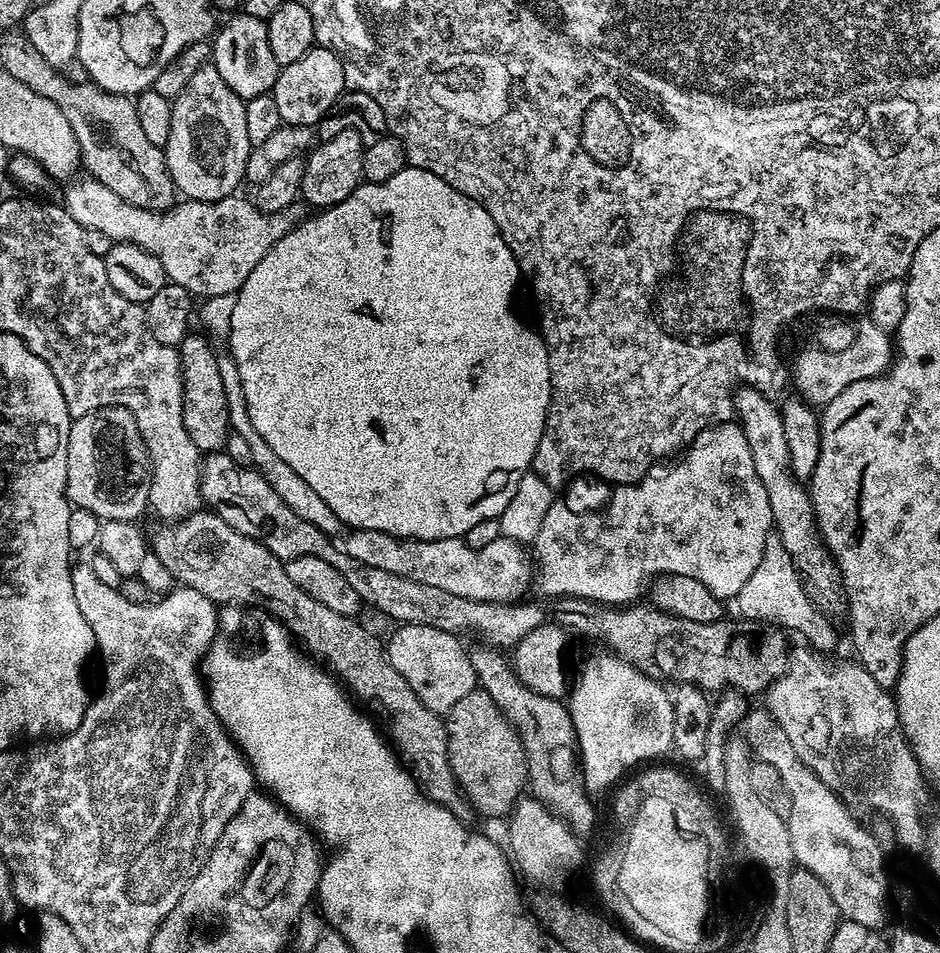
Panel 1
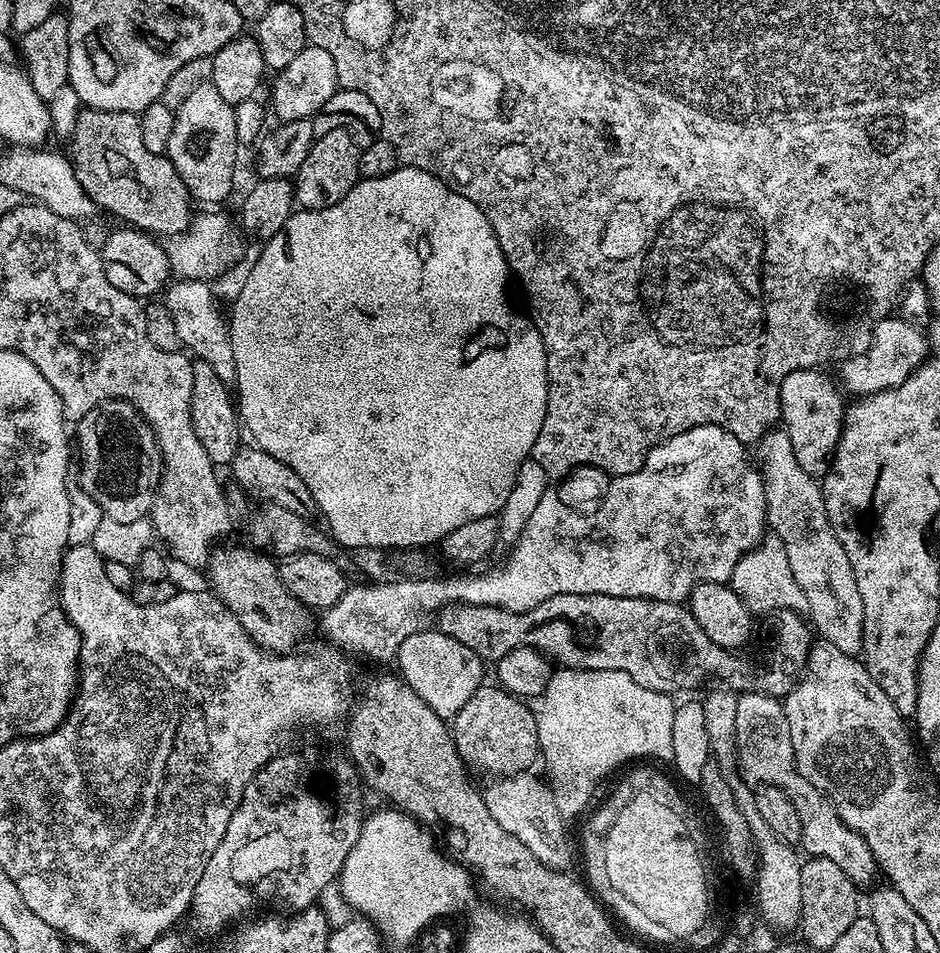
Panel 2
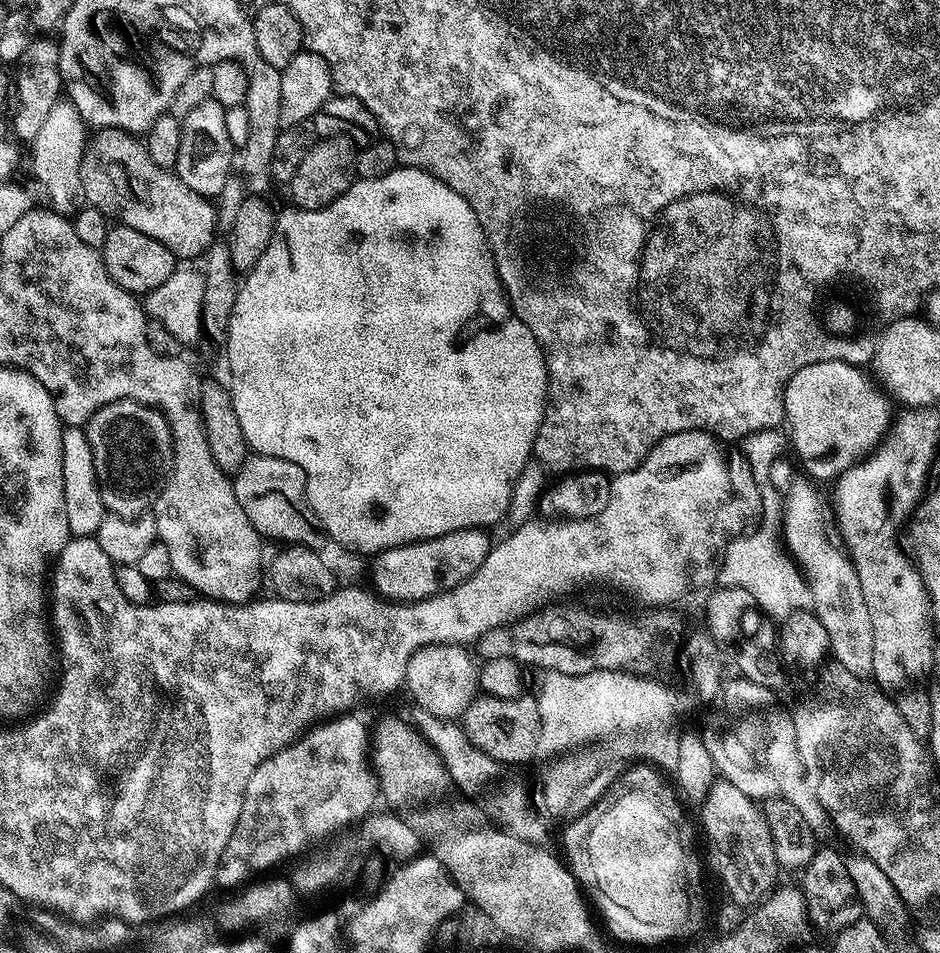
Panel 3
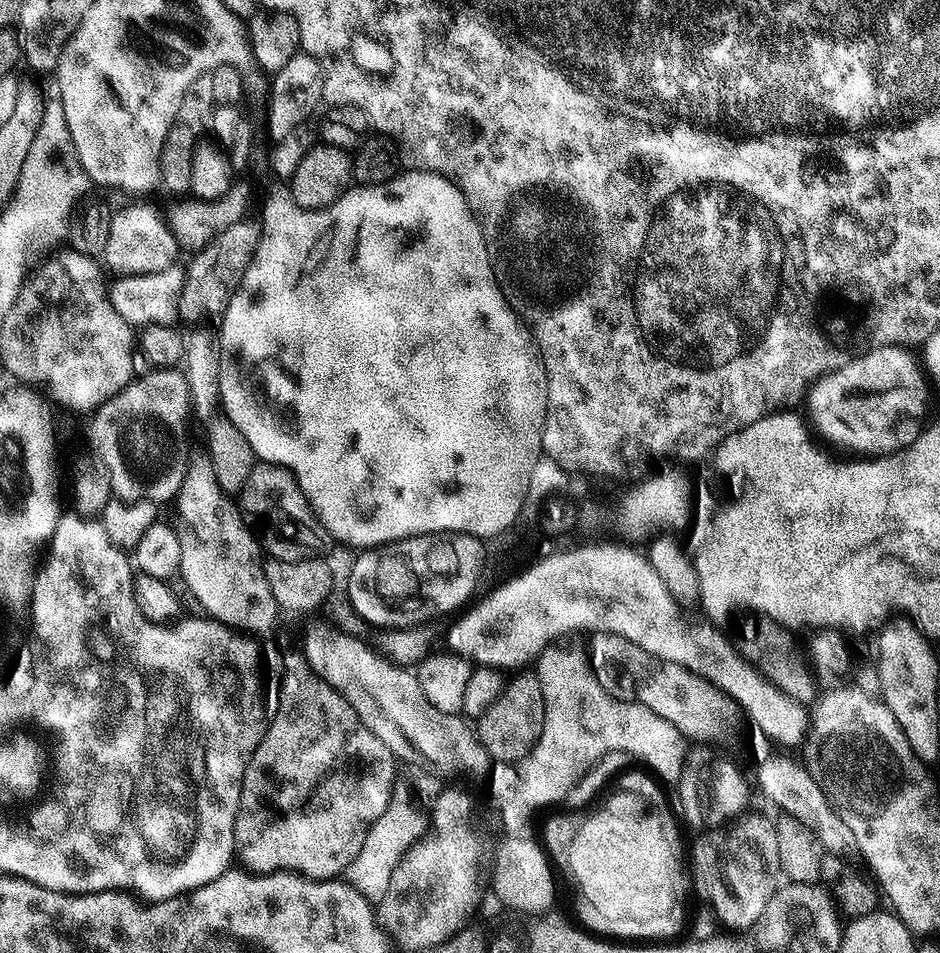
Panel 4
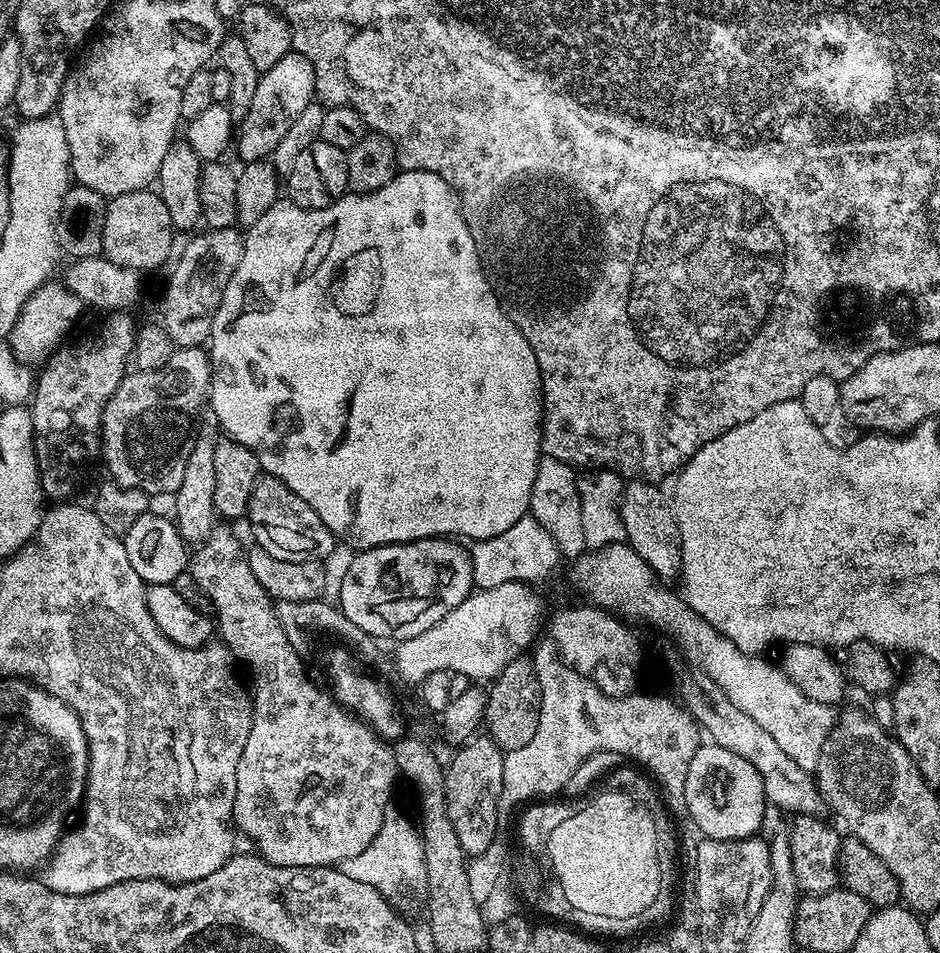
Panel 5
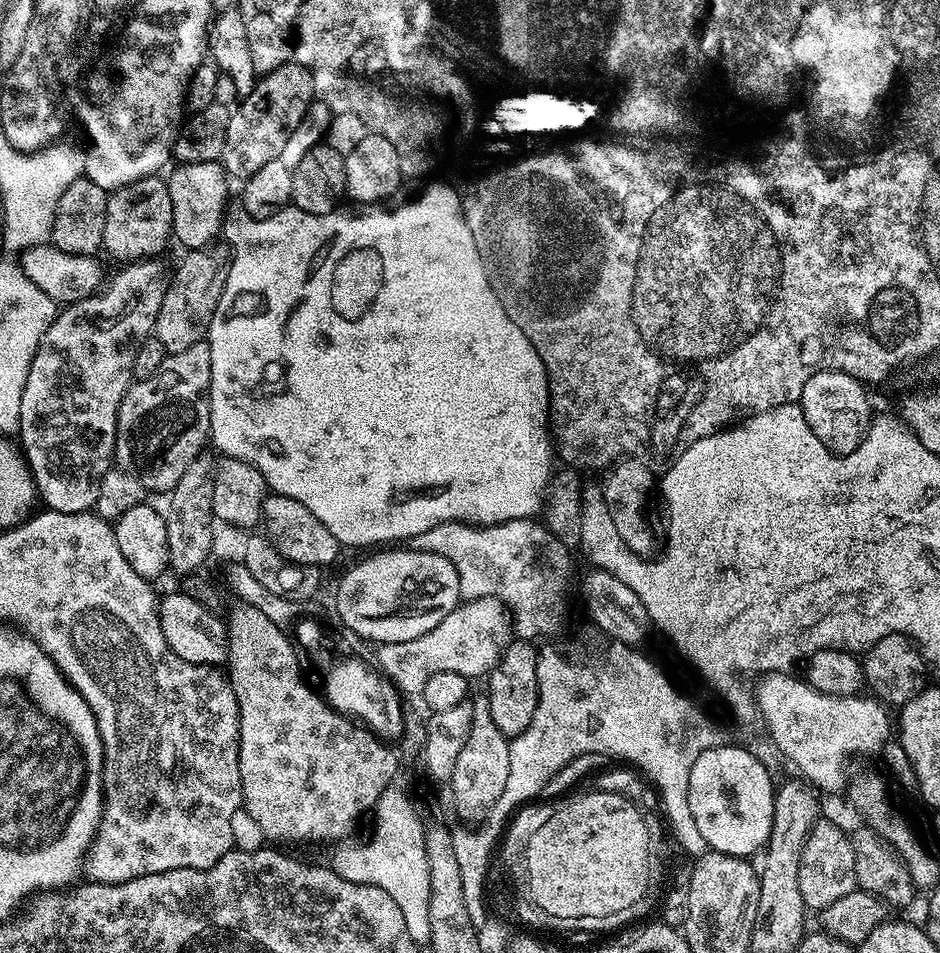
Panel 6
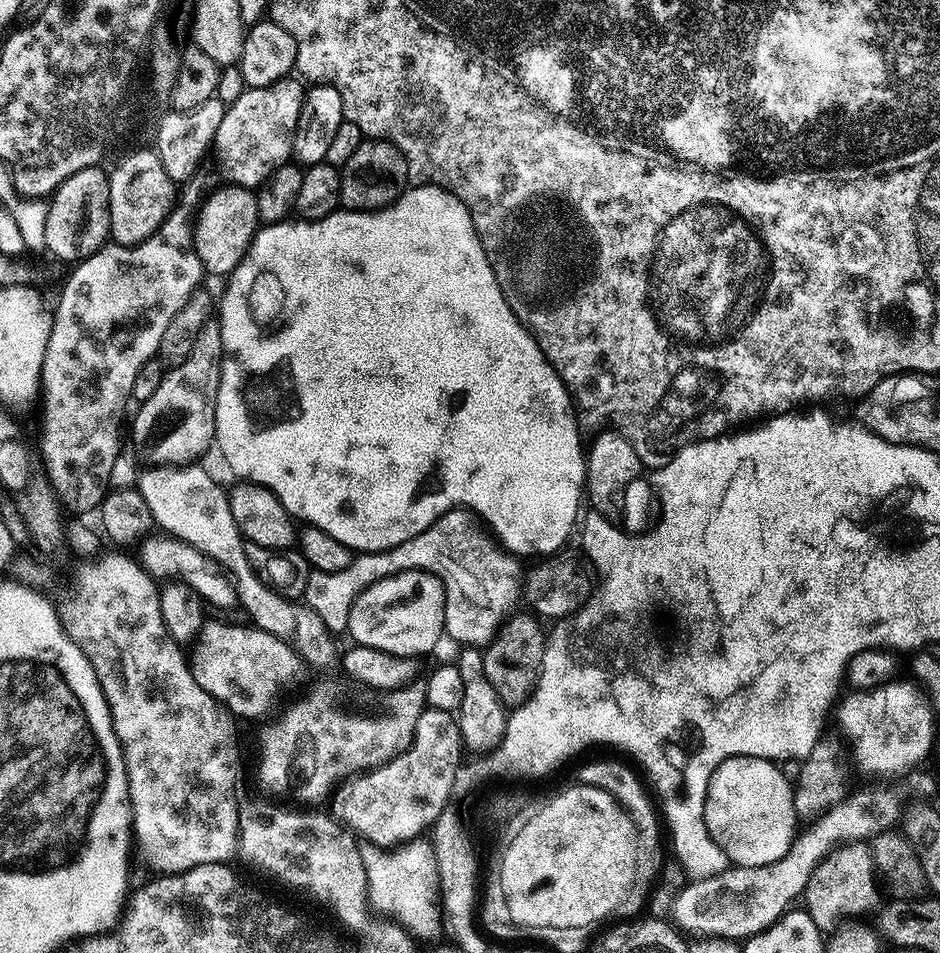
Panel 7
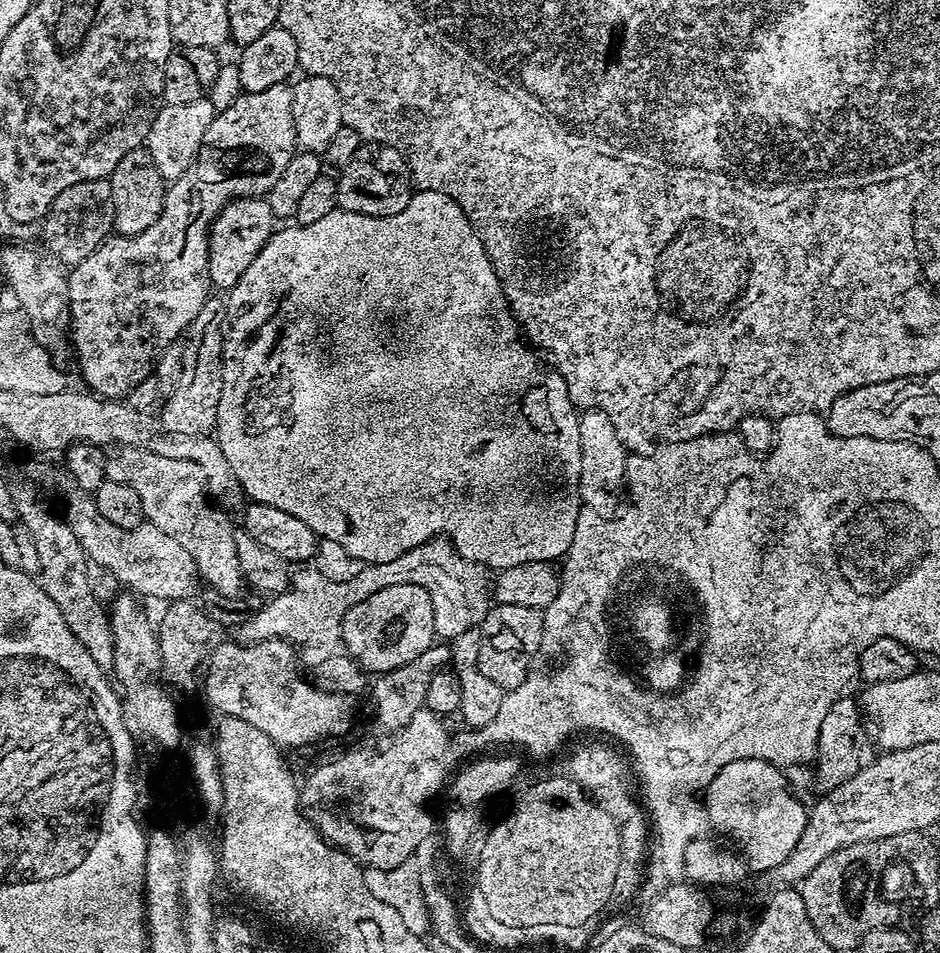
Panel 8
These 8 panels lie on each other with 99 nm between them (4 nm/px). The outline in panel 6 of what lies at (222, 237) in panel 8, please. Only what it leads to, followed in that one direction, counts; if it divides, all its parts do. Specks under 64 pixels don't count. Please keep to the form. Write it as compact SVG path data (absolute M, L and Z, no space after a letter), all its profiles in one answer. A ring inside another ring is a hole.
M211 160L175 165L169 176L166 176L170 206L172 207L172 235L175 243L180 243L184 250L204 250L213 243L212 239L226 224L226 209L229 207L228 183L229 177L224 171L223 163Z

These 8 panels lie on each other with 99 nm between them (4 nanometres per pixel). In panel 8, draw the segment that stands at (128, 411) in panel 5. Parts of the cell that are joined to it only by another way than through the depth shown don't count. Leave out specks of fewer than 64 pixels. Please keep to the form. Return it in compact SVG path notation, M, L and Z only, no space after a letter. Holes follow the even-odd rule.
M208 328L204 333L200 336L200 345L196 348L196 365L192 368L192 373L187 374L186 379L175 389L176 393L169 395L167 399L165 399L162 405L162 419L164 421L165 429L170 431L177 431L179 433L186 434L187 436L207 436L209 433L213 431L216 427L216 419L220 417L220 405L226 396L226 380L224 384L224 360L226 361L226 336L223 331L219 332L216 328Z

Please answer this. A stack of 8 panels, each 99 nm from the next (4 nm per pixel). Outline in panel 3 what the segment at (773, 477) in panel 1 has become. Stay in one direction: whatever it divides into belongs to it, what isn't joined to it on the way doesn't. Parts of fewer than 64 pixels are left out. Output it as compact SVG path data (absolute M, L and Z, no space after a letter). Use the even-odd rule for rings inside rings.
M807 483L790 485L788 497L782 500L782 536L808 581L816 617L826 626L826 634L830 634L831 657L850 674L868 680L874 670L874 626L870 626L870 610L847 551L832 541L834 520L829 505L828 508L824 505L816 489L819 487Z

